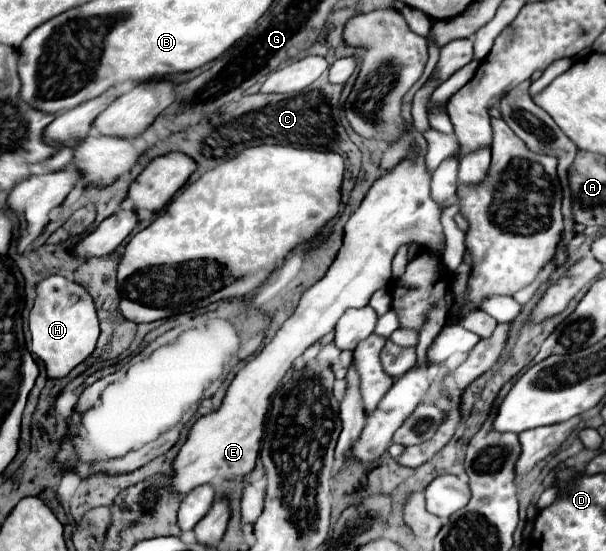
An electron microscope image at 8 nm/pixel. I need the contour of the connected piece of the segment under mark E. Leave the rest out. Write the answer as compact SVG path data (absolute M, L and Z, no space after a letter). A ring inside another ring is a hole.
M429 42L428 53L429 59L423 76L404 96L401 111L408 131L414 134L419 154L415 158L403 160L393 170L387 170L383 176L375 180L375 184L369 188L357 212L345 224L343 246L335 262L323 276L323 280L319 280L309 290L305 290L295 312L283 322L283 326L277 330L273 340L261 352L249 358L249 362L235 374L235 378L231 380L225 392L221 408L207 416L197 418L197 422L191 426L185 444L181 446L181 450L171 462L171 470L173 470L171 492L175 496L185 498L193 488L201 484L217 482L217 480L233 480L253 470L261 446L263 422L271 398L281 388L285 374L289 372L293 362L299 356L303 356L303 352L309 346L317 344L325 334L329 334L335 328L337 320L347 308L367 306L373 292L389 284L391 260L399 250L399 246L407 242L415 242L419 246L431 246L431 248L435 246L441 252L445 250L445 236L439 222L441 208L429 196L431 170L427 170L425 166L427 140L414 130L411 115L413 96L434 70L440 49Z

